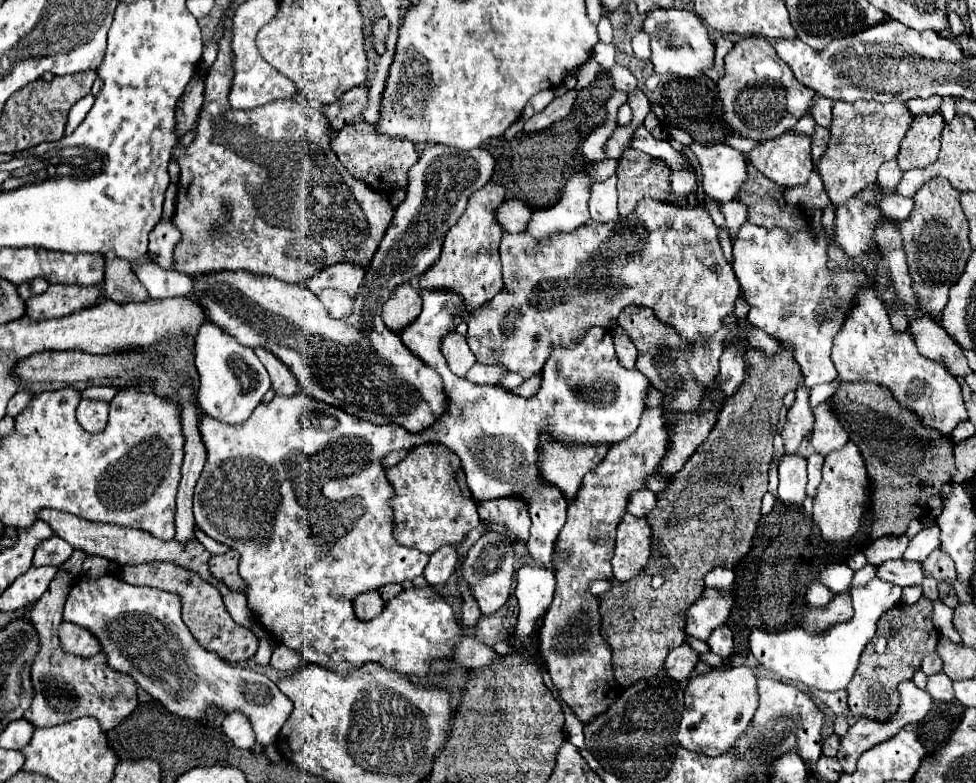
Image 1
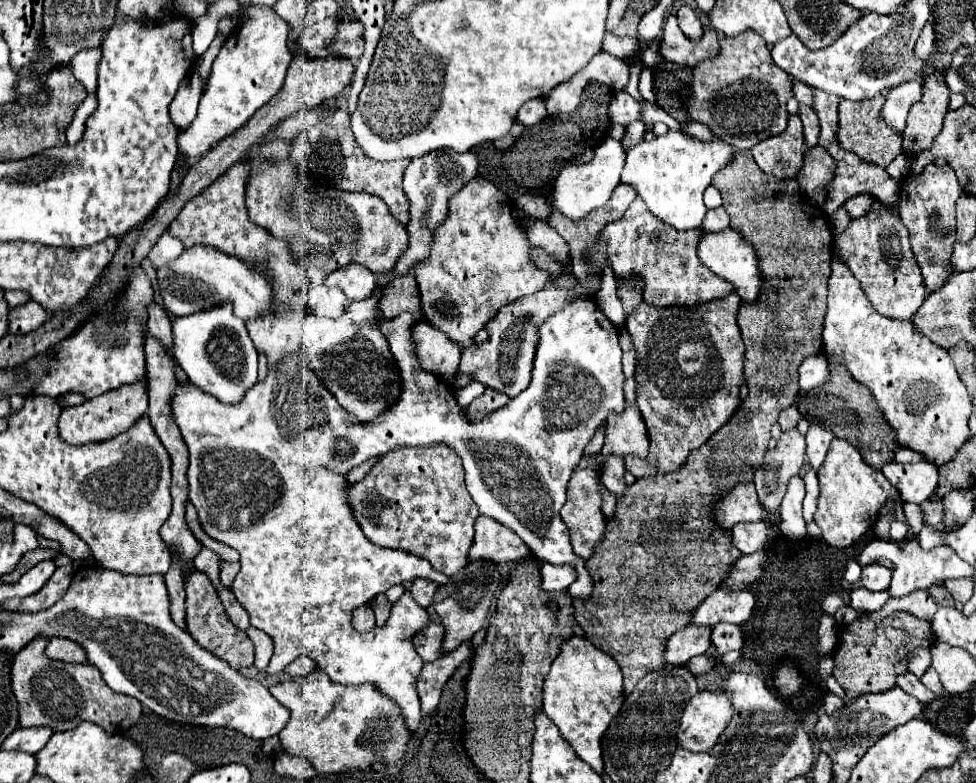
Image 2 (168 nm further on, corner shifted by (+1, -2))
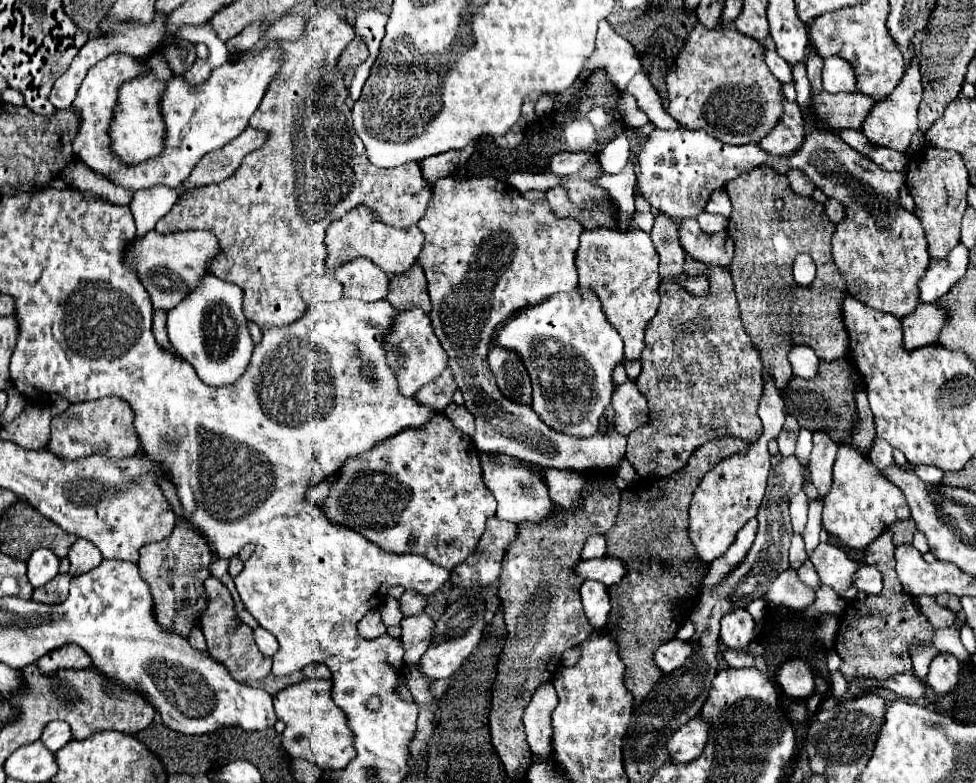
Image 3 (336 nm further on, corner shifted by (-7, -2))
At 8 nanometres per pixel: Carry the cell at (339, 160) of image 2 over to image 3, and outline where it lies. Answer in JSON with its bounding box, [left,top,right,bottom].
[154,8,432,328]

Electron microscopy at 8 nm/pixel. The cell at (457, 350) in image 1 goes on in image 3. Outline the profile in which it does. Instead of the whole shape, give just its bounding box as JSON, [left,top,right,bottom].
[384,308,448,396]

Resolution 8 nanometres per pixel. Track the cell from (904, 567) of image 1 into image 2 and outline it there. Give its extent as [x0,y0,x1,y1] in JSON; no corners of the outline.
[860,564,890,590]

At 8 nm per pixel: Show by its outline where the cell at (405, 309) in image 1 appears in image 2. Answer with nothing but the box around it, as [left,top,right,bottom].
[380,274,420,318]

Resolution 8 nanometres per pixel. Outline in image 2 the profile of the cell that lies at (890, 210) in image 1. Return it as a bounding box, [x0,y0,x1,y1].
[848,194,874,218]

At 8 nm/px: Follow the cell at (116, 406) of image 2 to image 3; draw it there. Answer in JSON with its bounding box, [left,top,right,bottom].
[48,396,140,460]

